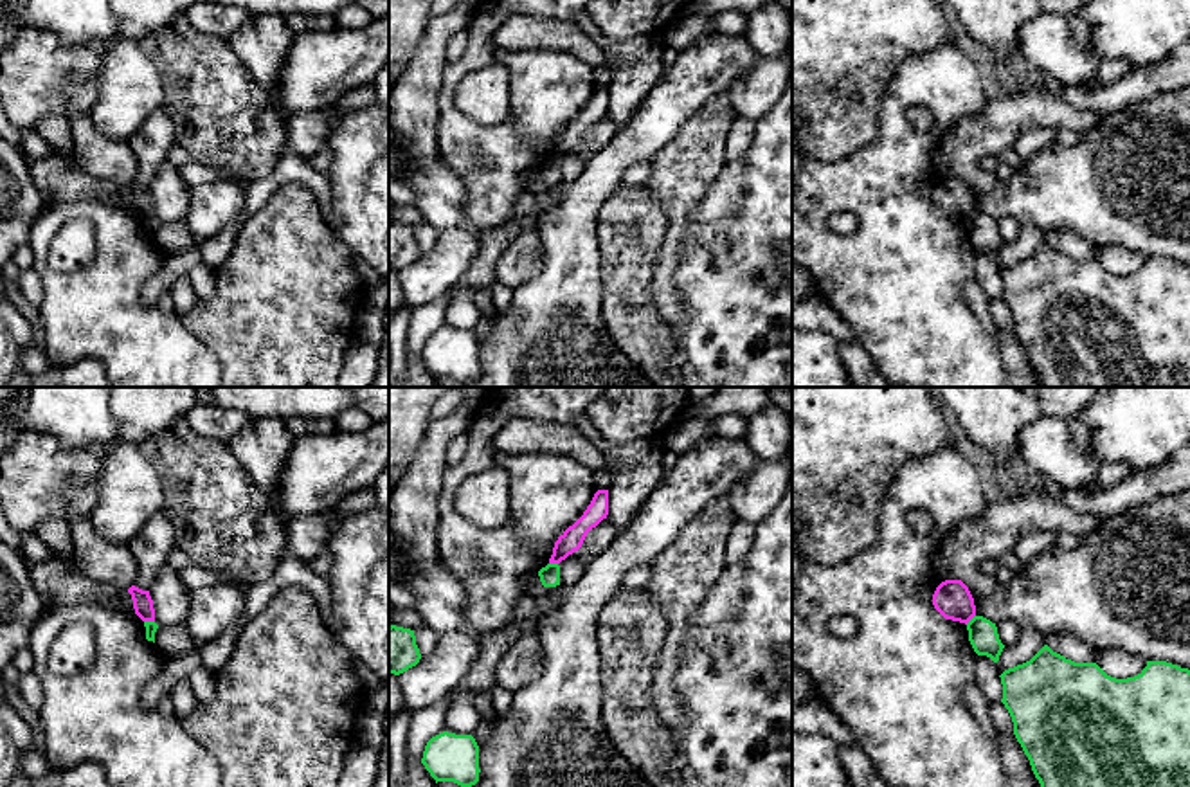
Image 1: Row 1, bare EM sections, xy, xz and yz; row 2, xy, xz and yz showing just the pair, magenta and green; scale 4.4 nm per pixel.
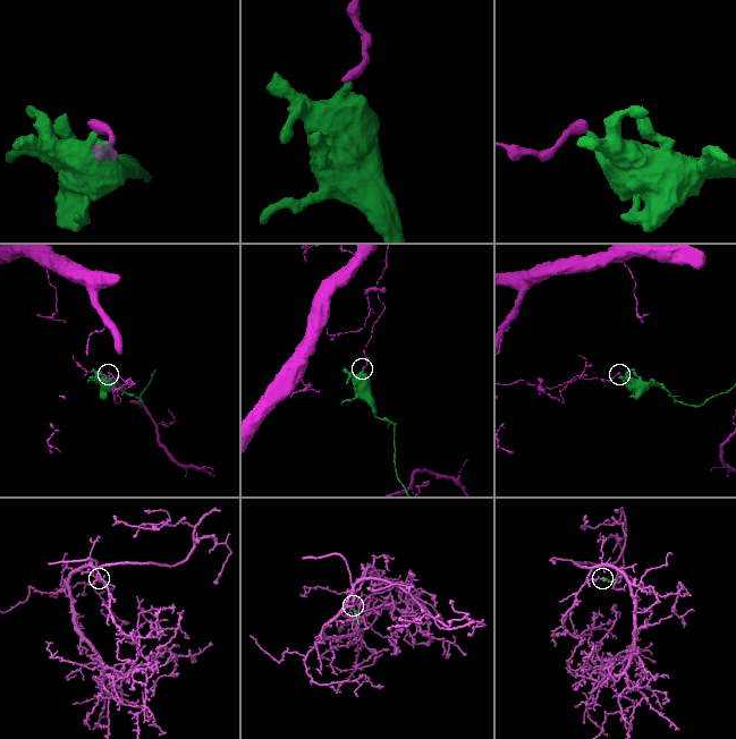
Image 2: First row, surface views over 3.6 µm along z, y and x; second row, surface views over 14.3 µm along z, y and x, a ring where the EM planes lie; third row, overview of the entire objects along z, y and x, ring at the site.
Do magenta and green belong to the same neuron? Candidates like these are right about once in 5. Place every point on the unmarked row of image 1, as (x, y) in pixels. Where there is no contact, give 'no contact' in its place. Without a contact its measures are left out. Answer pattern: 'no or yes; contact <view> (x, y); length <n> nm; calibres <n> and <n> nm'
no; contact xy (150, 217); length 50 nm; calibres 90 and 50 nm

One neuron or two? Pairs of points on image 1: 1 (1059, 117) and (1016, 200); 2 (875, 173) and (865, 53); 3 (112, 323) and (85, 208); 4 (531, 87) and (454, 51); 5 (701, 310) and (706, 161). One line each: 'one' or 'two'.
1: two
2: two
3: one
4: two
5: two

